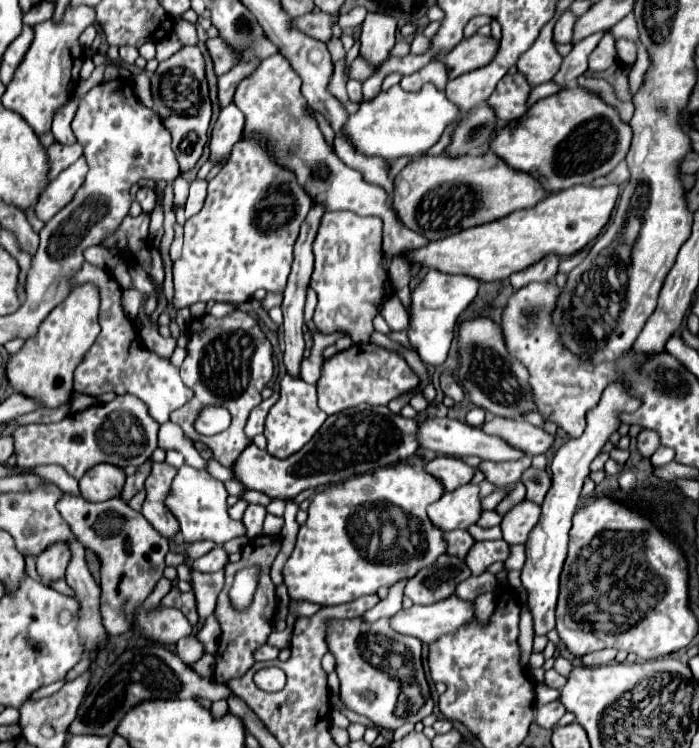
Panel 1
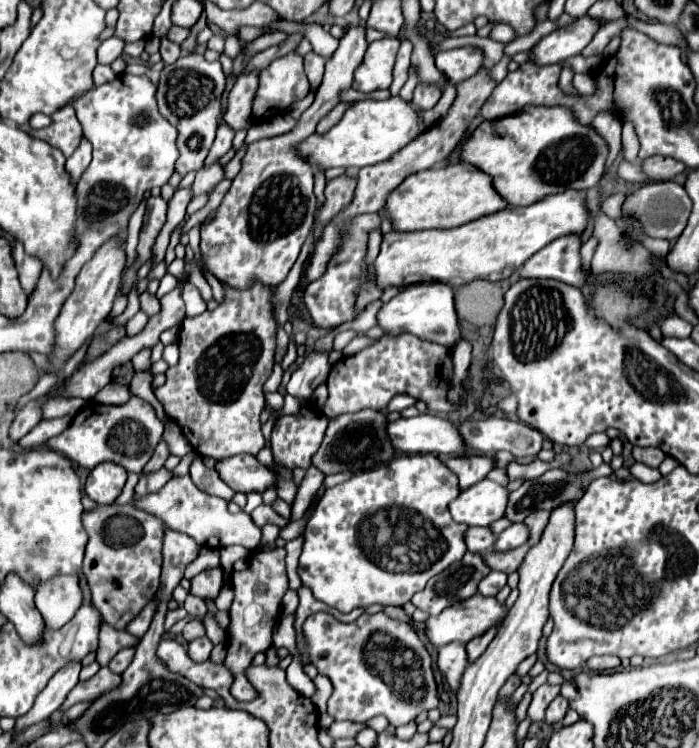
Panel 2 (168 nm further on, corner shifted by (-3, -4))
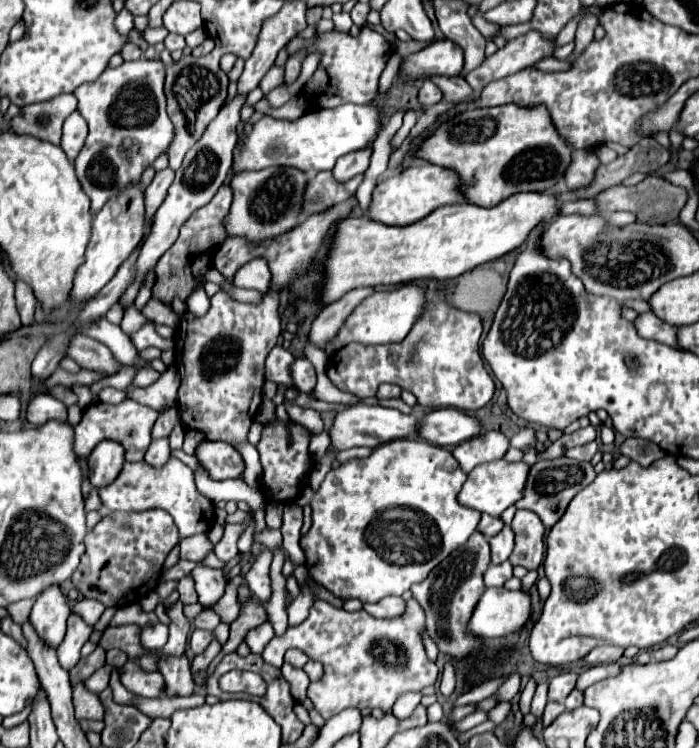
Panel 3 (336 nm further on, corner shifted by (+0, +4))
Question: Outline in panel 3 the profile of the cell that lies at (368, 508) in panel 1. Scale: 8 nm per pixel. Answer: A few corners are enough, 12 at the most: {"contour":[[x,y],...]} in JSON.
{"contour":[[417,438],[331,470],[299,542],[311,578],[365,604],[475,532],[467,476]]}

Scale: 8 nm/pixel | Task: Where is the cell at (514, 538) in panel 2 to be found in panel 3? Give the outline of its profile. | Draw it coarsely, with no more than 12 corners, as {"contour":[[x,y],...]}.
{"contour":[[511,526],[489,538],[491,564],[501,564],[513,550]]}

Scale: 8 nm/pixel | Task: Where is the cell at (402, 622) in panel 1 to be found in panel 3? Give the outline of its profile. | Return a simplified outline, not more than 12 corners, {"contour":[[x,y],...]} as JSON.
{"contour":[[487,588],[469,632],[501,638],[531,614],[529,594]]}

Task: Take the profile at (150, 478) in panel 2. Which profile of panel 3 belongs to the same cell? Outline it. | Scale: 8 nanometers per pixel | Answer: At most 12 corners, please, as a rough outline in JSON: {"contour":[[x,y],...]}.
{"contour":[[153,440],[145,462],[163,468],[171,456],[169,440]]}

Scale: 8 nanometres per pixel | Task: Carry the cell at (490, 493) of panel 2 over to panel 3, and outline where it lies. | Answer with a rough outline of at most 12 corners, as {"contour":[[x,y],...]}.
{"contour":[[479,464],[457,500],[491,516],[523,496],[529,466]]}

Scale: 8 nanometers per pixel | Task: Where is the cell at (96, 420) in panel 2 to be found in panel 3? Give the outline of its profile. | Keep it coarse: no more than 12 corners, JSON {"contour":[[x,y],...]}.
{"contour":[[133,400],[93,402],[75,430],[73,450],[87,458],[115,440],[127,462],[151,444],[157,410]]}

